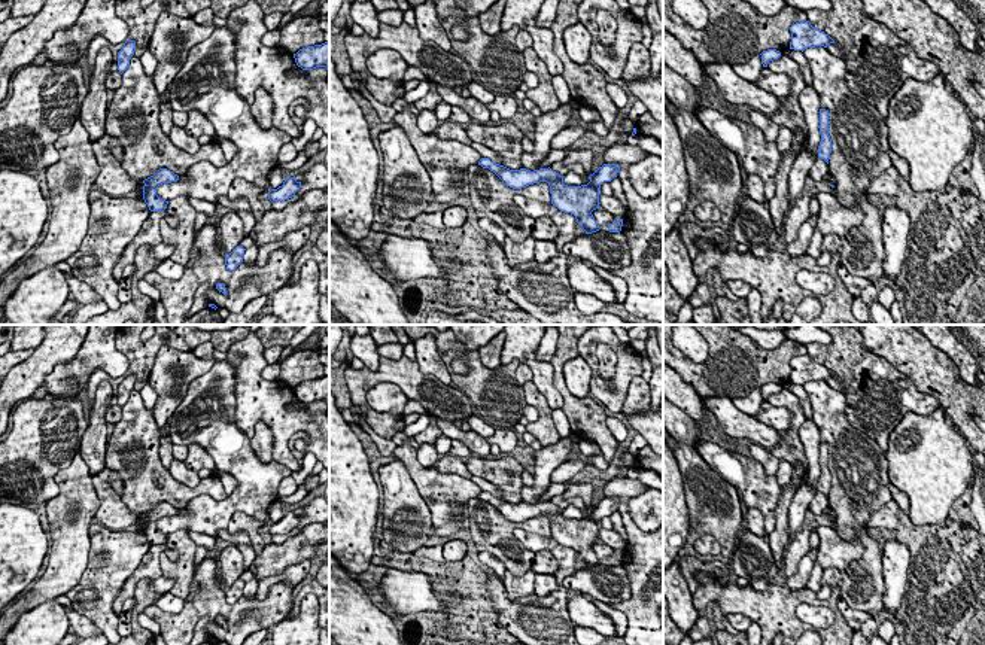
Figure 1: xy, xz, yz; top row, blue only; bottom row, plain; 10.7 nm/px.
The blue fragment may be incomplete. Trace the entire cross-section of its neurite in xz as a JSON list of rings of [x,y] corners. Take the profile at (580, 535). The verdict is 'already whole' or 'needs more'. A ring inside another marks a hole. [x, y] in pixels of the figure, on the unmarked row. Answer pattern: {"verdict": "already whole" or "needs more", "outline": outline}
{"verdict": "already whole", "outline": [[[481,492],[478,499],[493,505],[504,518],[513,523],[547,515],[550,520],[551,538],[560,545],[574,548],[586,568],[601,563],[592,548],[593,544],[599,542],[599,521],[604,515],[611,515],[617,511],[620,503],[618,498],[604,498],[589,509],[590,515],[587,518],[568,520],[563,517],[563,509],[553,505],[550,501],[533,505],[526,502],[510,503],[504,499],[495,498],[489,492]]]}

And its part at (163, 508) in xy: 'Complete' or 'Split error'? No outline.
Complete

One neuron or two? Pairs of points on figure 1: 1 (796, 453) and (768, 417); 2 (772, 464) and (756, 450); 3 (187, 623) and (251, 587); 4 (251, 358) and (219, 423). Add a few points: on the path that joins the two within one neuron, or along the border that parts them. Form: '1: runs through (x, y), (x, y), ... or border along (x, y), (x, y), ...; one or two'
1: border along (766, 401), (792, 414), (784, 432); two
2: runs through (768, 461), (760, 453); one
3: border along (243, 593), (255, 599); two
4: border along (225, 359), (234, 370), (236, 425); two

